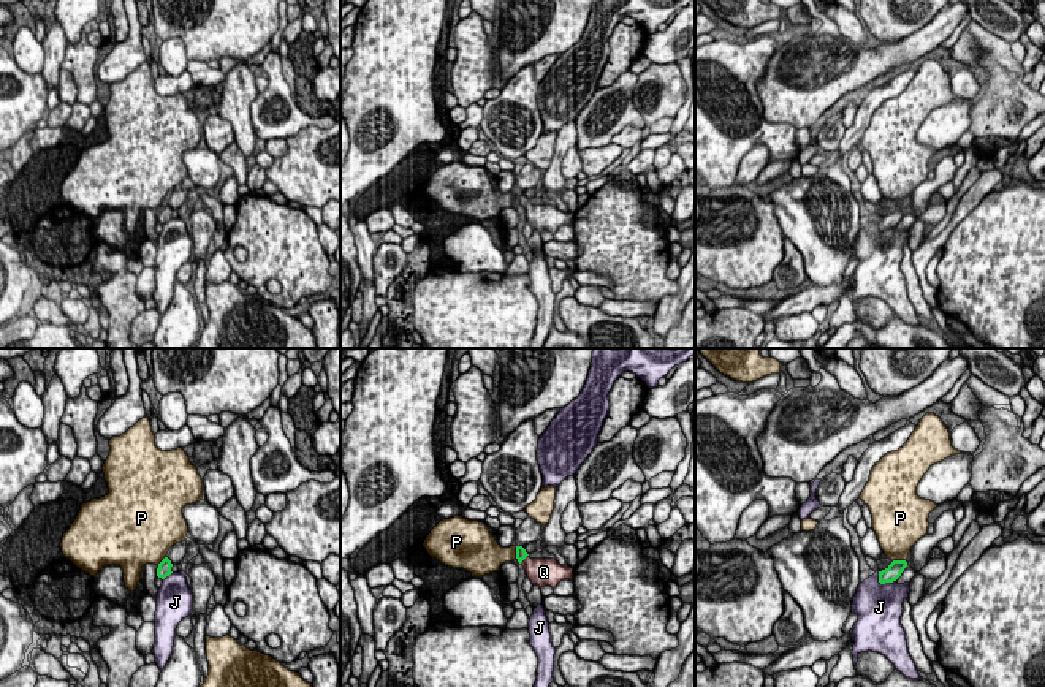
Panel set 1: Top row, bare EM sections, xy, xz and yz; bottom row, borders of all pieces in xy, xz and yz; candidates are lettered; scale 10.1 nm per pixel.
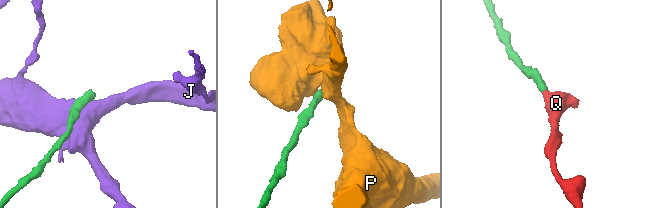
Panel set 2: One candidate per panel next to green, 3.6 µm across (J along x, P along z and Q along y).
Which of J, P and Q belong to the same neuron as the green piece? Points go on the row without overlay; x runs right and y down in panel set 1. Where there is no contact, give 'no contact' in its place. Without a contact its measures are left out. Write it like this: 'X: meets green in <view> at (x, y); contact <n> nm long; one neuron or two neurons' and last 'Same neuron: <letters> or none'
J: meets green in yz at (882, 228); contact 220 nm long; two neurons
P: meets green in yz at (900, 206); contact 130 nm long; two neurons
Q: meets green in xz at (523, 204); contact 130 nm long; one neuron
Same neuron: Q

